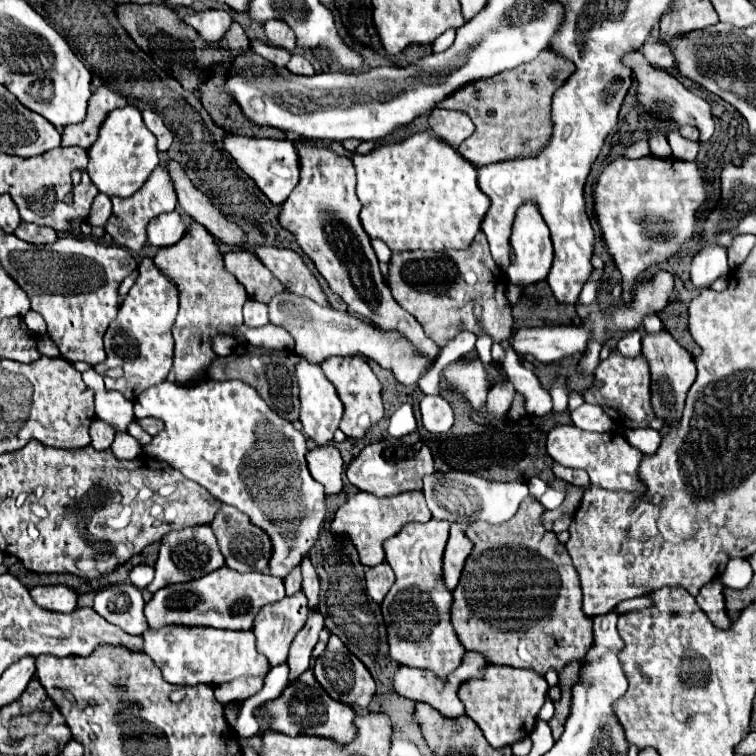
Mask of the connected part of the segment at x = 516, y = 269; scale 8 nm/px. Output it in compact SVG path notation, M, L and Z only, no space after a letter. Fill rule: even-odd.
M525 202L519 206L519 210L515 214L515 222L513 222L511 246L515 250L515 262L507 270L509 282L527 284L527 282L539 282L539 280L547 278L547 272L553 262L553 246L551 246L551 238L549 238L549 228L535 202Z

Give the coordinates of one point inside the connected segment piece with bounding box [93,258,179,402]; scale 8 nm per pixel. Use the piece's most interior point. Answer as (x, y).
(140, 341)

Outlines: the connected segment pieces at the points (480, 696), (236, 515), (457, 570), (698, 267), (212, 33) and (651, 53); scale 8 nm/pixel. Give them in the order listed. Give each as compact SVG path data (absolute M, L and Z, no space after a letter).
M489 664L483 678L469 680L461 686L459 698L465 704L465 714L481 728L487 742L493 748L503 748L527 738L533 732L537 714L547 698L547 682L535 670Z
M225 506L219 510L215 520L211 522L211 528L215 532L215 538L219 542L221 554L225 556L225 566L237 572L263 572L267 570L269 558L271 558L271 540L267 534L263 534L261 528L255 528L247 516L243 516L237 508Z
M451 524L451 534L445 546L445 554L443 554L443 582L445 588L453 590L459 582L463 564L465 564L465 556L471 550L471 542L463 536L463 528L459 524Z
M705 244L691 262L691 282L697 288L709 288L719 276L727 272L727 248L721 244Z
M205 10L205 12L197 12L193 16L185 16L185 24L199 30L199 34L205 40L211 40L211 44L215 44L215 40L219 40L223 36L223 32L227 32L231 22L233 20L231 20L229 12L225 12L225 10Z
M647 42L647 44L643 46L643 54L645 54L645 58L647 58L653 66L657 66L657 68L671 70L671 68L677 66L677 60L675 60L671 48L669 48L667 44L663 44L663 42Z

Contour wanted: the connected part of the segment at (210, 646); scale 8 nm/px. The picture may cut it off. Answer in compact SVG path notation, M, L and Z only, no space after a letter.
M161 628L161 632L147 630L143 634L145 646L143 652L155 660L159 666L165 682L173 686L197 686L197 684L207 684L207 686L219 686L223 682L231 682L235 678L245 678L245 676L265 676L269 672L267 658L257 652L255 648L255 636L253 632L231 632L231 630L215 630L215 628Z

